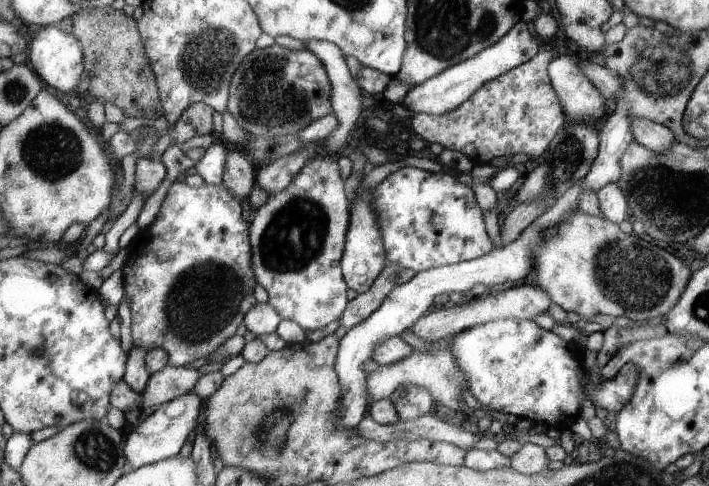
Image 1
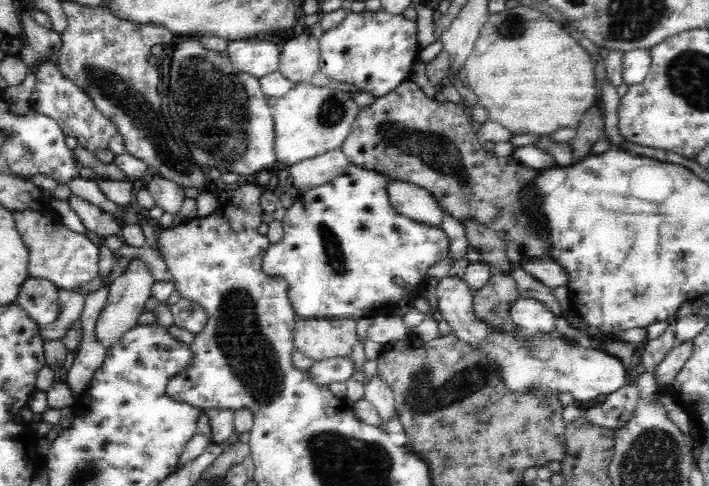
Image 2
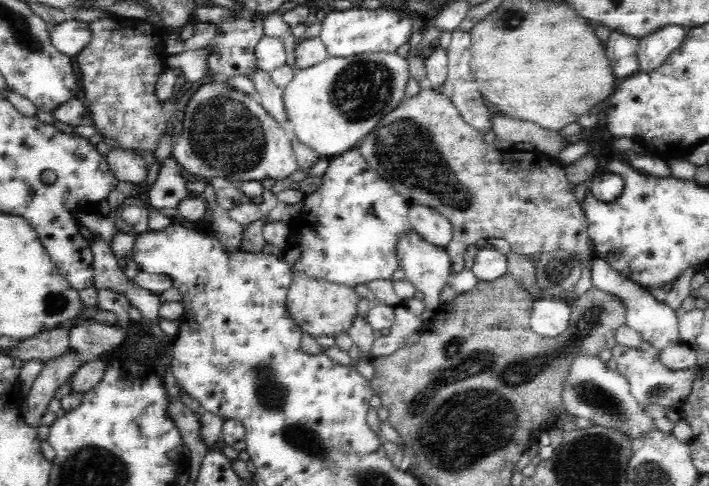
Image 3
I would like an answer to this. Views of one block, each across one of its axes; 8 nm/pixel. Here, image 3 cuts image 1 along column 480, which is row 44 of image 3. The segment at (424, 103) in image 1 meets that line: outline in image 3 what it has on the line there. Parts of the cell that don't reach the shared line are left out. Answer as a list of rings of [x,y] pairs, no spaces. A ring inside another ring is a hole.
[[[67,18],[64,22],[48,27],[50,43],[58,52],[75,57],[90,40],[88,23]]]

